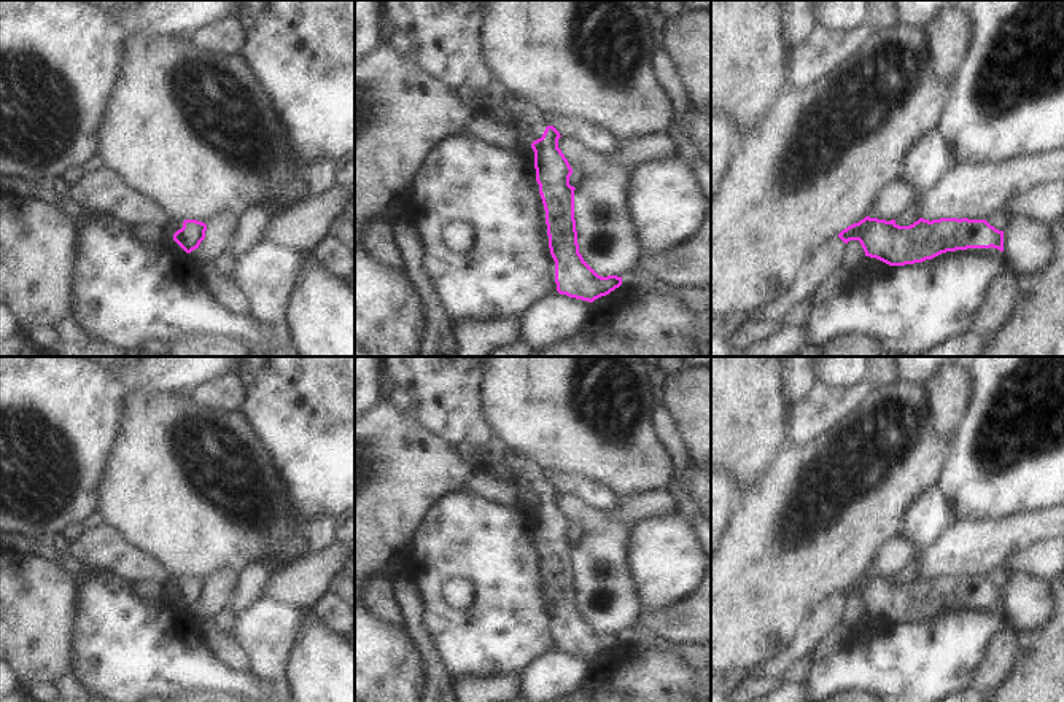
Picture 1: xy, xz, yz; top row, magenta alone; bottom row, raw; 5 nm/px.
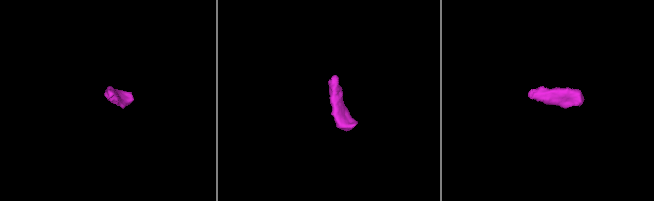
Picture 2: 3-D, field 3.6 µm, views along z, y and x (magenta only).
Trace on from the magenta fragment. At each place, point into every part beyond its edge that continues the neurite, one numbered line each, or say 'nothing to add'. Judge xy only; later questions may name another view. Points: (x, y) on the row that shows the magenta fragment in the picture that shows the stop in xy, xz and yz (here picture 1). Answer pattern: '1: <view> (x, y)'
1: xy (105, 191)

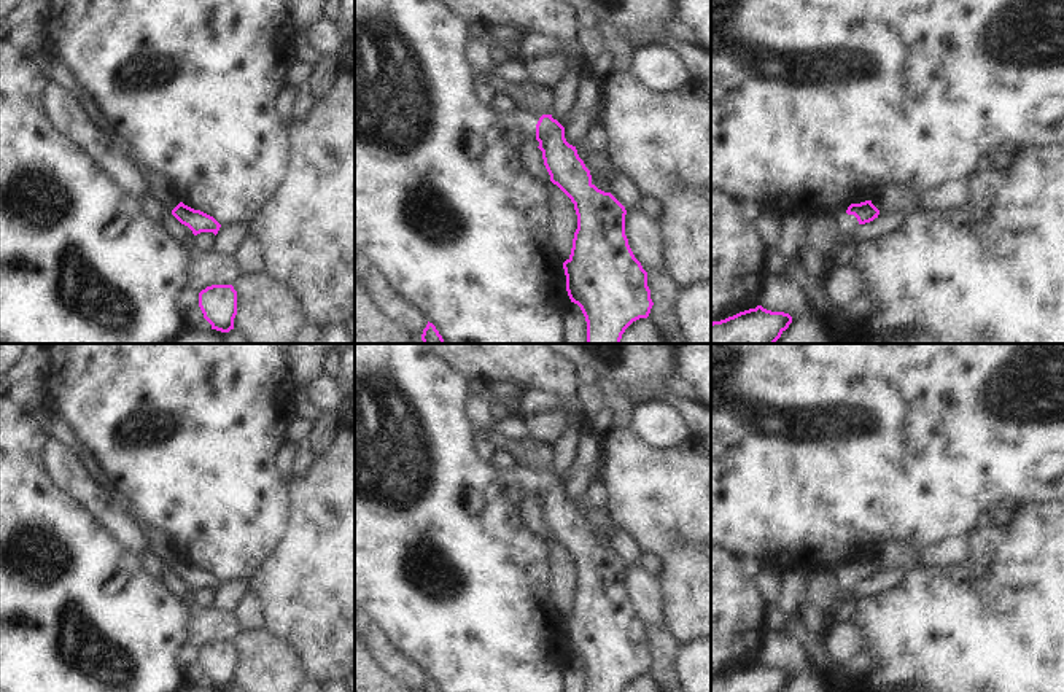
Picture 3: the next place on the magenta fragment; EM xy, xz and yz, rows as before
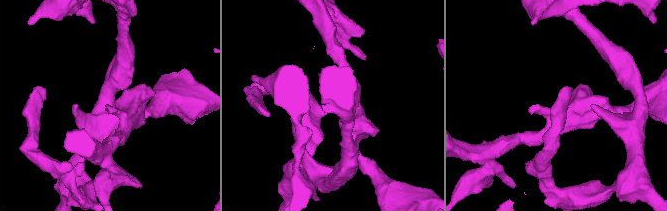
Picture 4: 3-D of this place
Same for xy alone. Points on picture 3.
nothing to add

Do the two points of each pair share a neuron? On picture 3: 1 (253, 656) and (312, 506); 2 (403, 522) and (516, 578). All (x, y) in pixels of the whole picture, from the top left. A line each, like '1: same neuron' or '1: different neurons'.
1: different neurons
2: same neuron

